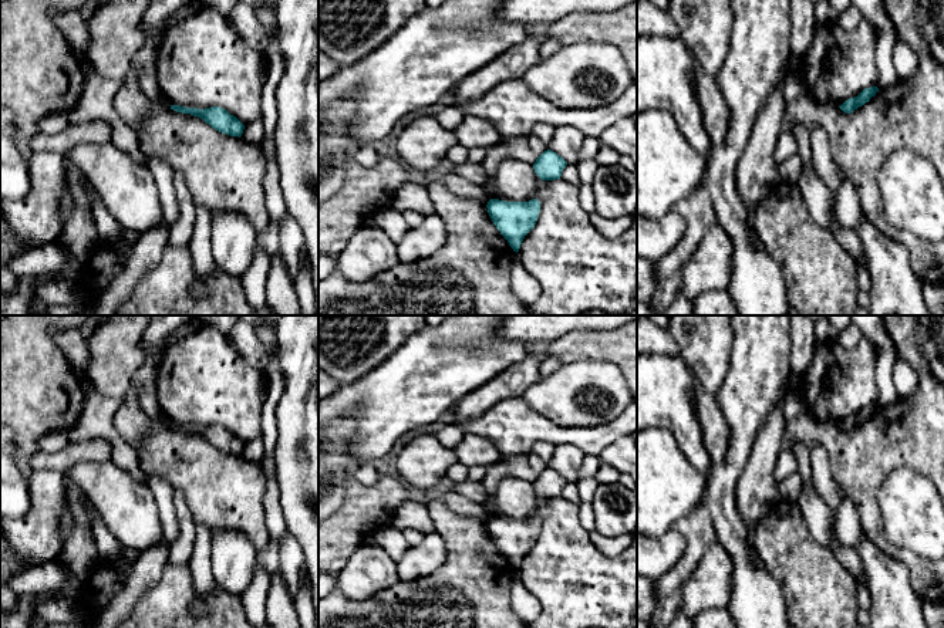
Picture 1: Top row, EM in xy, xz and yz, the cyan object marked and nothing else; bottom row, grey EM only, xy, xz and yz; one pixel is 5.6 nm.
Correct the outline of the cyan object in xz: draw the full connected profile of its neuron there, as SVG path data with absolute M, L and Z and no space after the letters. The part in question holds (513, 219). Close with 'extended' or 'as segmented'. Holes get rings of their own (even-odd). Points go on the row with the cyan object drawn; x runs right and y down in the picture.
M490 199L486 207L496 229L508 240L513 251L517 253L525 236L537 222L540 202L537 199L529 202Z | as segmented

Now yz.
M877 87L864 88L857 97L849 98L839 108L846 114L852 114L854 109L869 102L870 98L874 97L877 91L879 91Z | as segmented

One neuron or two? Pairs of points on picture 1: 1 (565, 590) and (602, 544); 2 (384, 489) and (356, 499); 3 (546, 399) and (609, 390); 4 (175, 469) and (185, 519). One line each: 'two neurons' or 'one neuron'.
1: two neurons
2: one neuron
3: one neuron
4: two neurons

